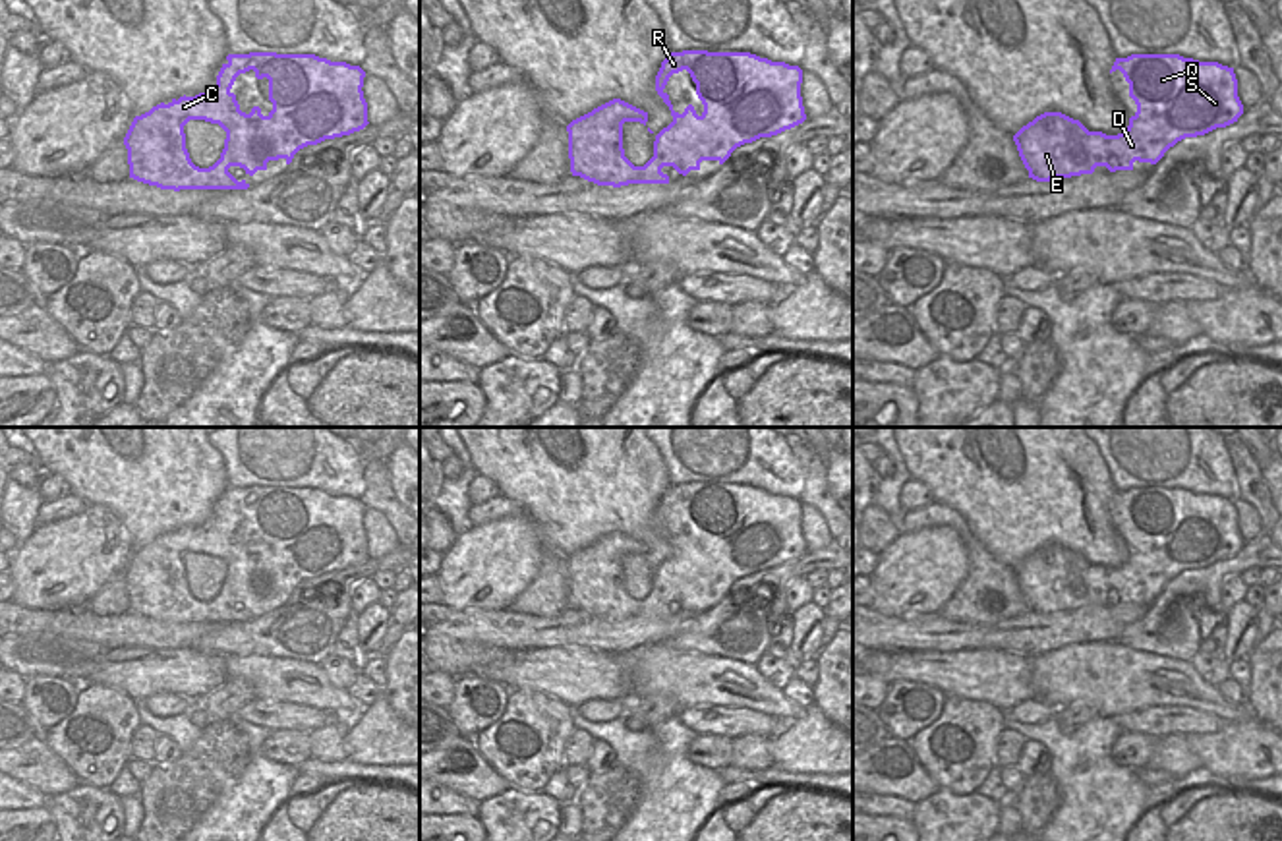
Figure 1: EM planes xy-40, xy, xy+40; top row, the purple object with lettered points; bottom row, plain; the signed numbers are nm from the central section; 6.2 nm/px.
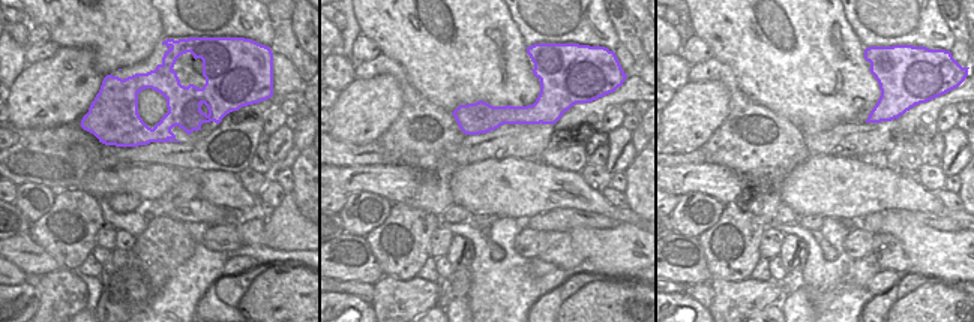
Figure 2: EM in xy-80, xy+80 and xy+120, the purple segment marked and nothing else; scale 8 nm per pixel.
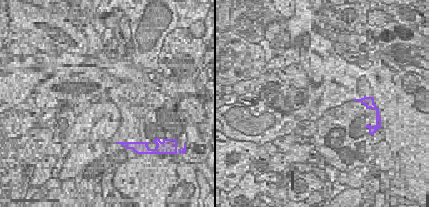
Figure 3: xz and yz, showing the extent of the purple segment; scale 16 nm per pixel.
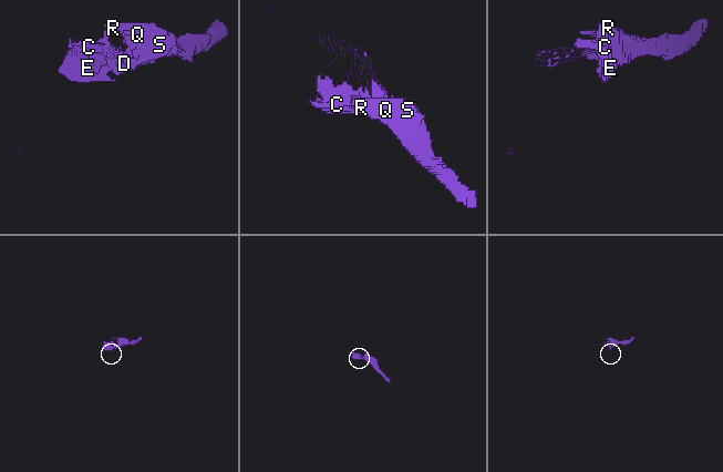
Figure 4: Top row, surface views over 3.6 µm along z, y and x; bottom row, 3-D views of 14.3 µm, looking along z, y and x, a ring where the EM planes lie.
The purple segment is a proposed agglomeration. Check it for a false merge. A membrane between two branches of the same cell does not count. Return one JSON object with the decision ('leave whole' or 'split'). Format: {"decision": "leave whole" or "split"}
{"decision": "leave whole"}

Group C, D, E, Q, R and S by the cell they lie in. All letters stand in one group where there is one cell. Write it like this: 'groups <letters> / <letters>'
groups C D E Q R S

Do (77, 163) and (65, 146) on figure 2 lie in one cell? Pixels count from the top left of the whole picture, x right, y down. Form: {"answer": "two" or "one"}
{"answer": "one"}

